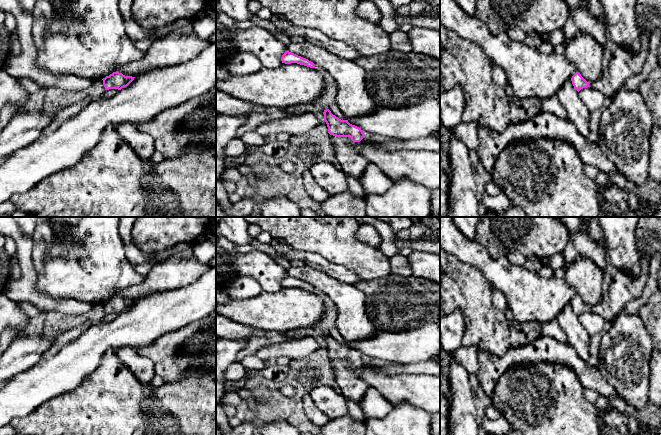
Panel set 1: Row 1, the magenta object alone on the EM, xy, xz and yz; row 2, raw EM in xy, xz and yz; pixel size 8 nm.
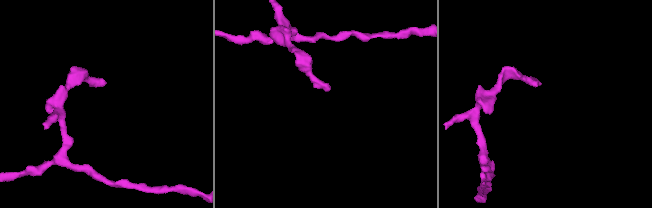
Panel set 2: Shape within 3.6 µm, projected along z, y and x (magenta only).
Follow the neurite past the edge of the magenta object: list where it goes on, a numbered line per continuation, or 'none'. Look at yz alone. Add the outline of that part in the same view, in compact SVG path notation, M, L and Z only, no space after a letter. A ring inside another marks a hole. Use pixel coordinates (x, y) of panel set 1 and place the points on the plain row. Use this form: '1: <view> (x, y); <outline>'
1: yz (623, 288); M640 238L645 247L640 255L642 269L639 277L634 278L625 271L618 271L612 277L609 289L603 293L600 302L589 308L590 312L600 315L605 321L611 321L627 303L640 297L645 287L651 255L645 239Z

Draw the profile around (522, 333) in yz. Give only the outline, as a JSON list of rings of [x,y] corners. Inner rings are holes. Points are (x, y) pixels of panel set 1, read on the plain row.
[[[506,308],[505,315],[508,320],[511,346],[521,347],[542,336],[542,324],[536,321],[518,322],[510,308]]]

